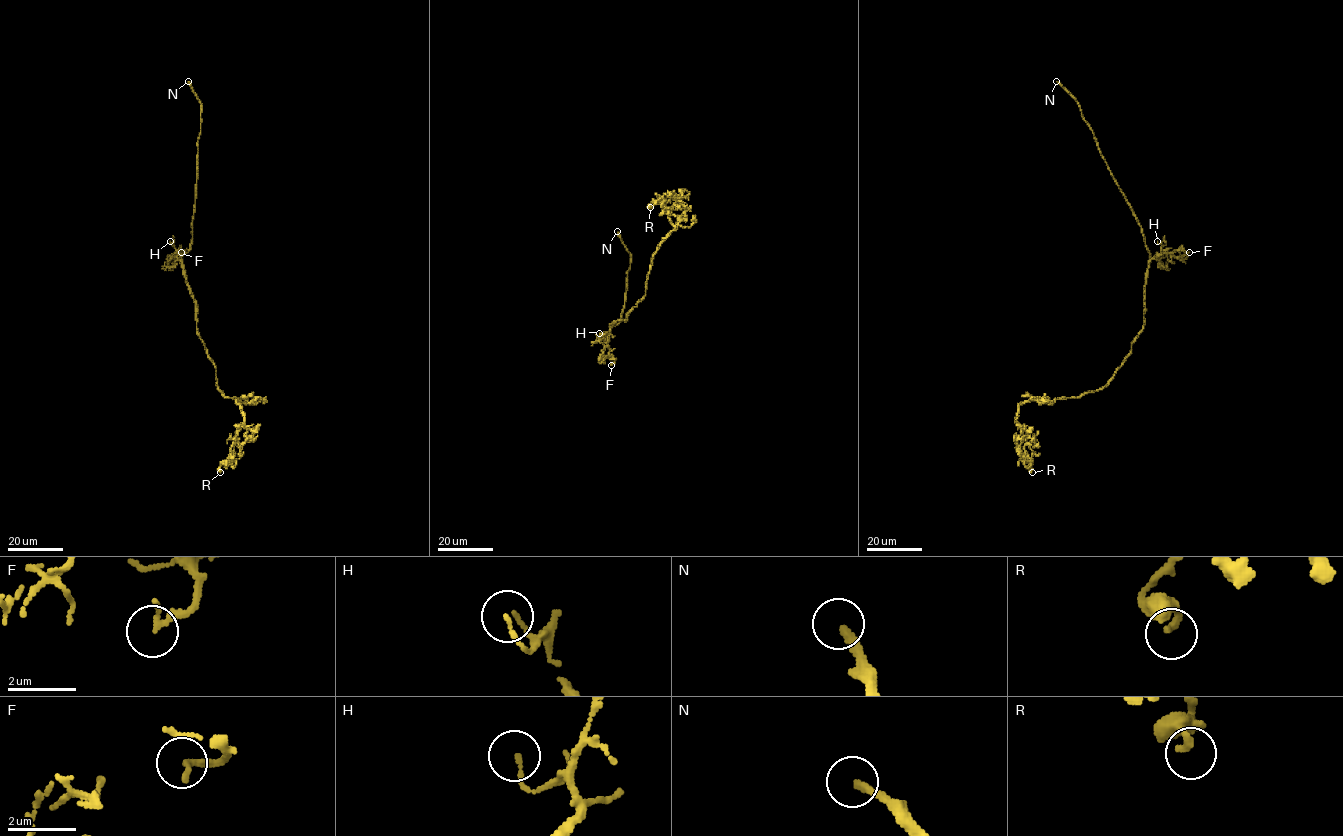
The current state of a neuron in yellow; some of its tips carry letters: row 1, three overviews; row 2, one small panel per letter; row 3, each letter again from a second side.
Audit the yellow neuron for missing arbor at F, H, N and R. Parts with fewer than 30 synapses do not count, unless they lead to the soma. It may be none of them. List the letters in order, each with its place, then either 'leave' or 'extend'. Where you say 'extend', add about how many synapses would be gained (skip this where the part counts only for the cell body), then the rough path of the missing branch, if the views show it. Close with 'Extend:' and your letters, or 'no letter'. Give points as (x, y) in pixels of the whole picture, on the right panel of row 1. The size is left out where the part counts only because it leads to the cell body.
F: (1189, 252) | leave
H: (1157, 241) | leave
N: (1056, 81) | extend
R: (1032, 472) | leave
Extend: N

